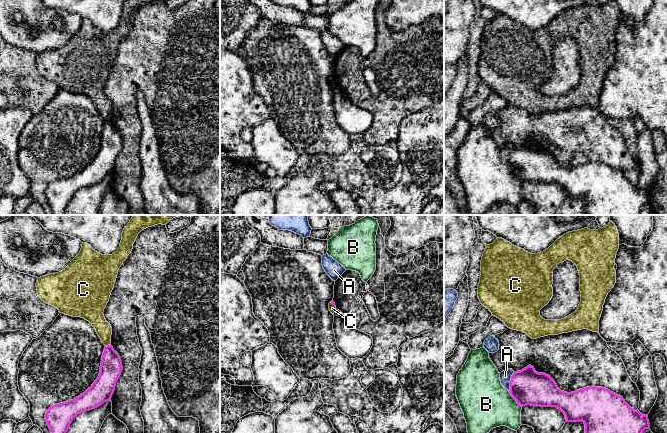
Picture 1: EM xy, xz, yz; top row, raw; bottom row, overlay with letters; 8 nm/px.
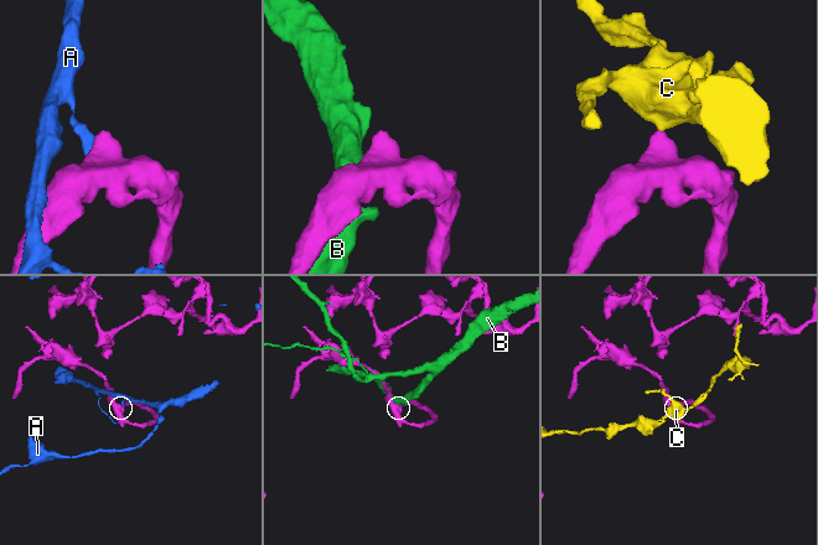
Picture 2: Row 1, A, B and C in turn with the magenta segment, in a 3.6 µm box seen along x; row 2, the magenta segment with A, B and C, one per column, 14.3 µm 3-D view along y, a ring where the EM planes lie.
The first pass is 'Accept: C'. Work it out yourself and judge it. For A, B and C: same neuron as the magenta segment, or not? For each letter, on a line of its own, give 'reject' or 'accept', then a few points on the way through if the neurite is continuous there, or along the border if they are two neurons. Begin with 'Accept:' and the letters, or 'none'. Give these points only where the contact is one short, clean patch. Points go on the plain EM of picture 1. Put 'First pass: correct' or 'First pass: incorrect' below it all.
Accept: none
A: reject
B: reject
C: reject; border along xy (110, 120), (105, 122)
First pass: incorrect

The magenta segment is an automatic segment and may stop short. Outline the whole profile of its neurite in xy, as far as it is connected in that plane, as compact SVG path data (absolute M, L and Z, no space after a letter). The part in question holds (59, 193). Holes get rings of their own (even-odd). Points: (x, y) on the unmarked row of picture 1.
M111 121L105 122L100 149L92 162L73 176L55 180L47 186L45 195L53 213L63 215L78 190L95 185L111 176L122 146L119 130Z

